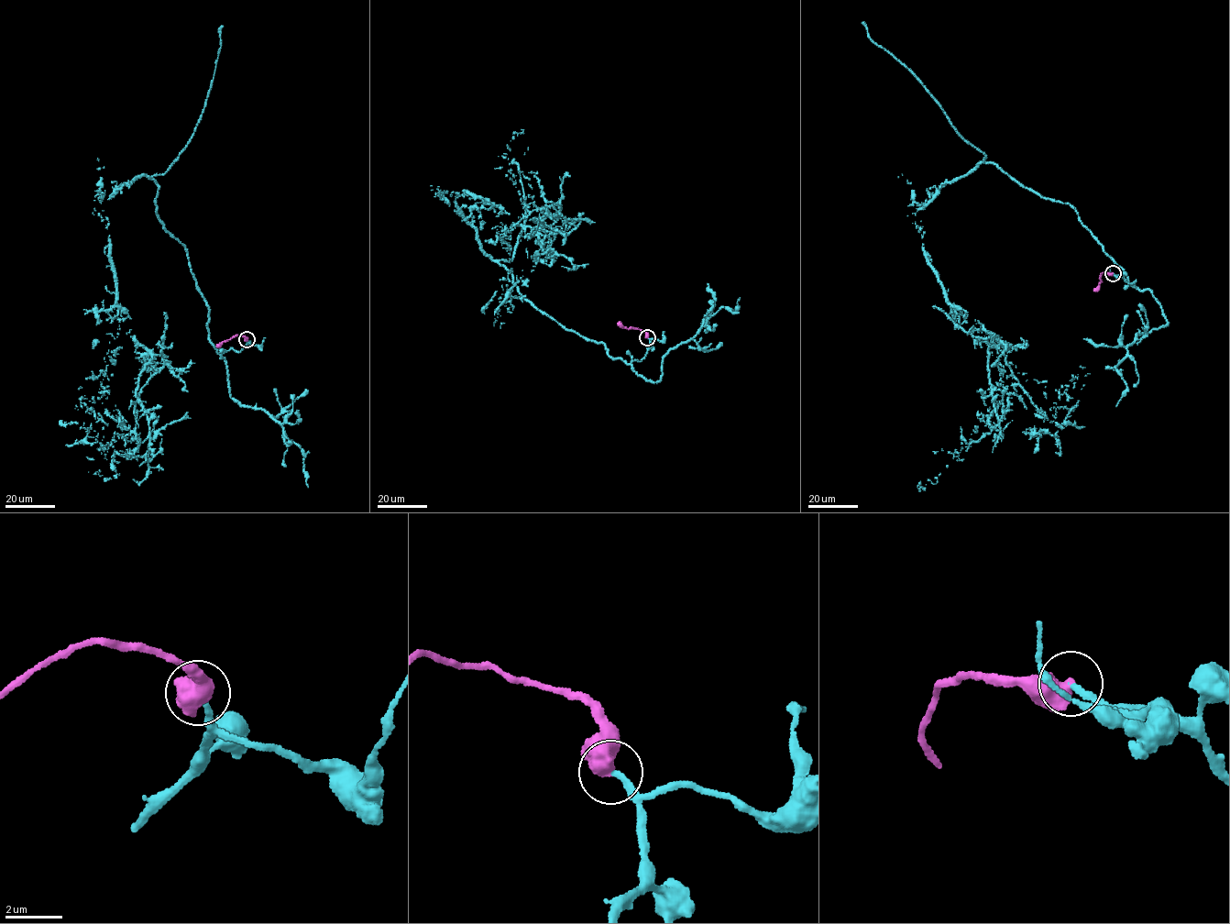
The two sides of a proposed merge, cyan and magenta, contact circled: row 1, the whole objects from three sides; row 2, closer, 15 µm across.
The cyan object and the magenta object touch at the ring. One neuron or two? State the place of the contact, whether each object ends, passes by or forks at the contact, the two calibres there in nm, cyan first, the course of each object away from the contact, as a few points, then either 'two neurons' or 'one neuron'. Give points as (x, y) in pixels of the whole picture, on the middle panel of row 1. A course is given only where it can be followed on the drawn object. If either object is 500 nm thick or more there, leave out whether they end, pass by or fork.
place (647, 337); calibres 220 and 700 nm; course cyan (647, 337), (628, 364), (559, 324), (444, 196), (487, 199), (503, 225), (556, 215), (500, 168), (521, 129); course magenta (647, 337), (644, 331), (620, 326), (617, 323); one neuron

